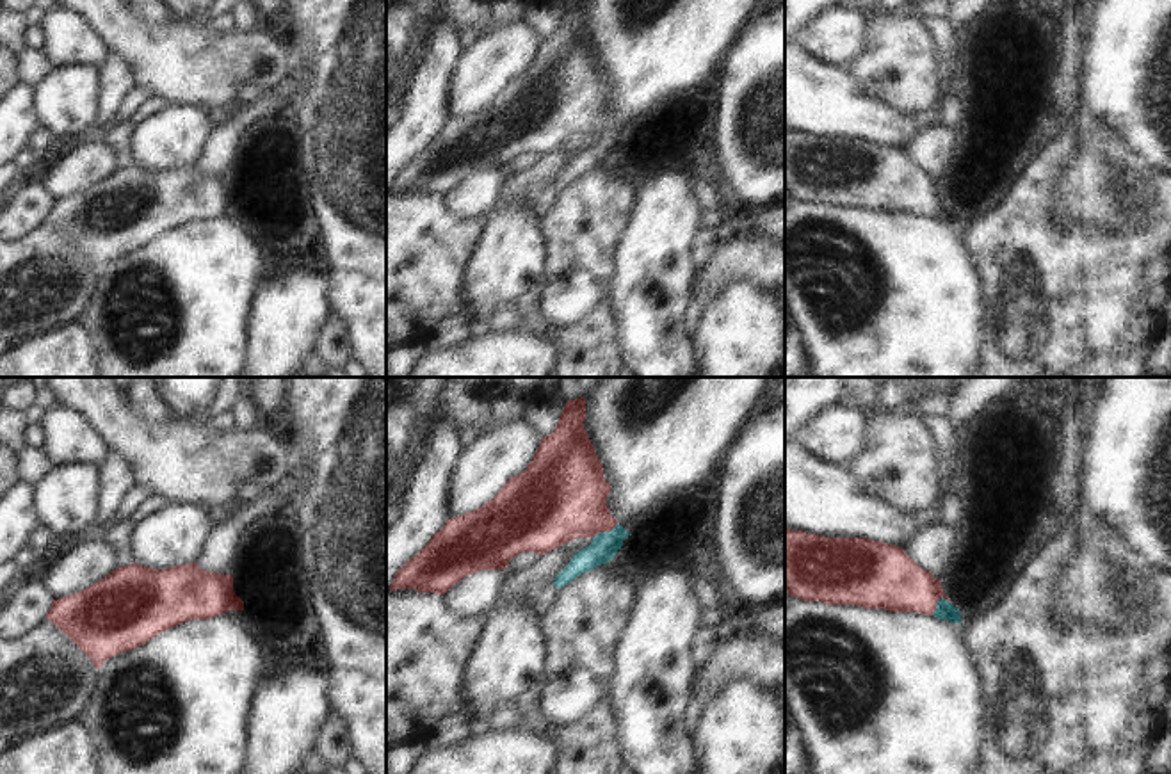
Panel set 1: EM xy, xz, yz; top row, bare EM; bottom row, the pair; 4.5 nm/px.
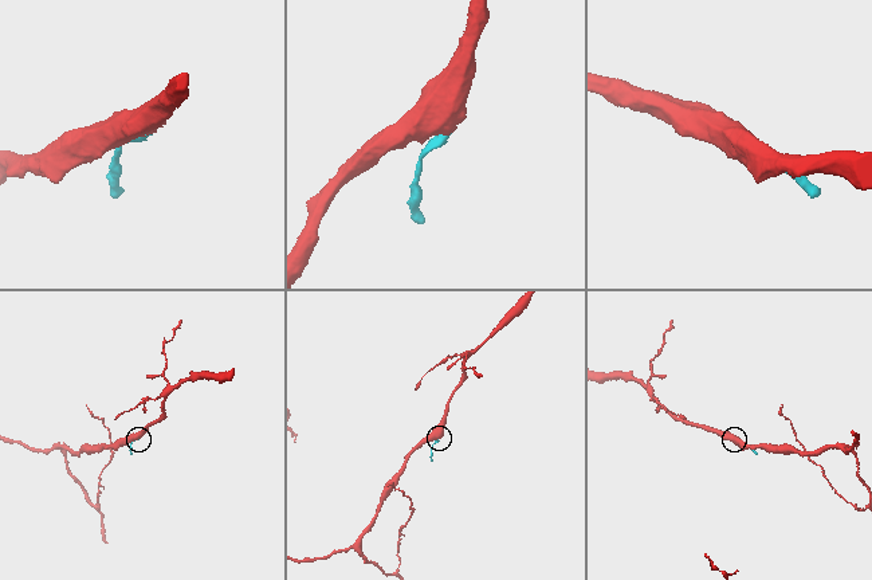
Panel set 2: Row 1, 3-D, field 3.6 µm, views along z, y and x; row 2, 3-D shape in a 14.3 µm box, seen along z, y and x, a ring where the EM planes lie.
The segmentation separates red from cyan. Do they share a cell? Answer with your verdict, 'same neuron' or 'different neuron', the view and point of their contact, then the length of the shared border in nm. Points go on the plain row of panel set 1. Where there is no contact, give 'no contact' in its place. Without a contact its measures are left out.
same neuron; meets red in yz at (936, 203); contact 110 nm long

